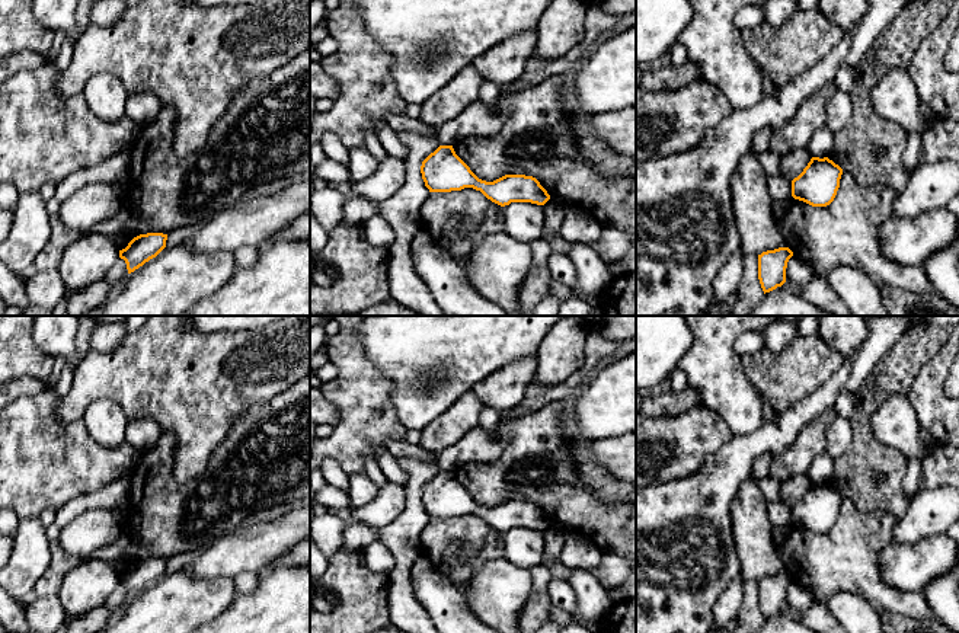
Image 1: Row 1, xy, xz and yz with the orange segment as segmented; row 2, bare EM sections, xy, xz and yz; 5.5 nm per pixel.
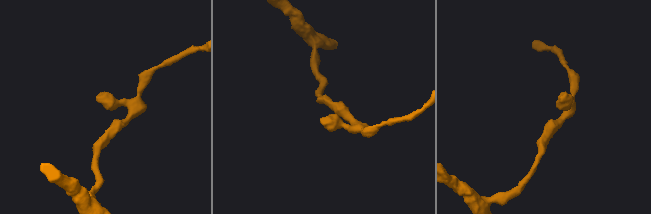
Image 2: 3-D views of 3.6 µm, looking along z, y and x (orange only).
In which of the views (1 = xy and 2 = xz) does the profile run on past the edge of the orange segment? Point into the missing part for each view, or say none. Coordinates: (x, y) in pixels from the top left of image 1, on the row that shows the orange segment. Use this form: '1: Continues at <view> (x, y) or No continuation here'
1: No continuation here
2: No continuation here

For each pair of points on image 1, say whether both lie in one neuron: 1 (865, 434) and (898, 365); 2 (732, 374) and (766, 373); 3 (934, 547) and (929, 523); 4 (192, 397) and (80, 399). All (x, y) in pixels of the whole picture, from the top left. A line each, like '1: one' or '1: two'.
1: one
2: two
3: two
4: one

